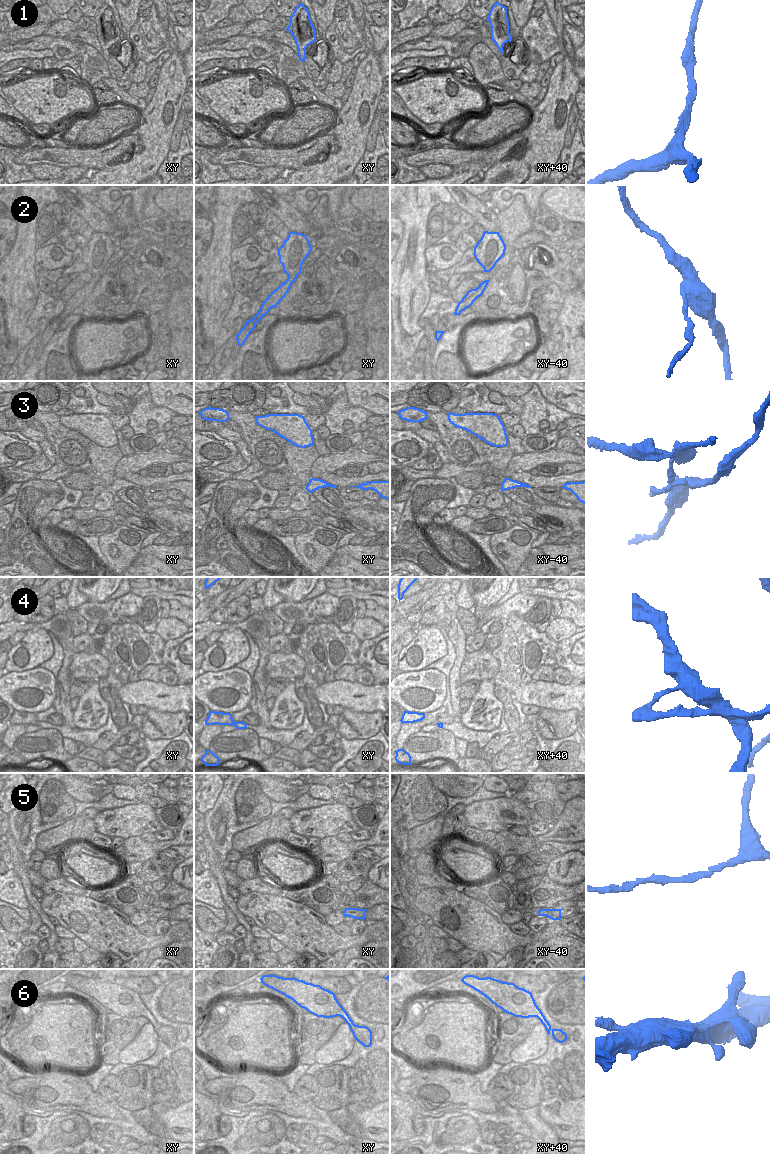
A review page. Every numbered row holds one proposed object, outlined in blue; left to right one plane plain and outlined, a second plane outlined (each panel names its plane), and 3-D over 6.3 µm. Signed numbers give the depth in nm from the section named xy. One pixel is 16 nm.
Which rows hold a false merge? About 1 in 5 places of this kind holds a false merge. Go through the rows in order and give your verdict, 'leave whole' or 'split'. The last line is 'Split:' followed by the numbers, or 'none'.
1: leave whole
2: split
3: split
4: split
5: leave whole
6: leave whole
Split: 2, 3, 4

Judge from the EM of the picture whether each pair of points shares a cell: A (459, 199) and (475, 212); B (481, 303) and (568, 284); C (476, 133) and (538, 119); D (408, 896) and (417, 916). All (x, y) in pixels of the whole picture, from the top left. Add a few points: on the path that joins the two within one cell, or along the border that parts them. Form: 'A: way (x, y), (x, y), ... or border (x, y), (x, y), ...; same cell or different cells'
A: way (463, 200), (471, 208); same cell
B: way (503, 293), (526, 291), (533, 284), (546, 282); same cell
C: border (530, 110), (530, 118), (521, 128); different cells
D: border (406, 908), (419, 910); different cells

